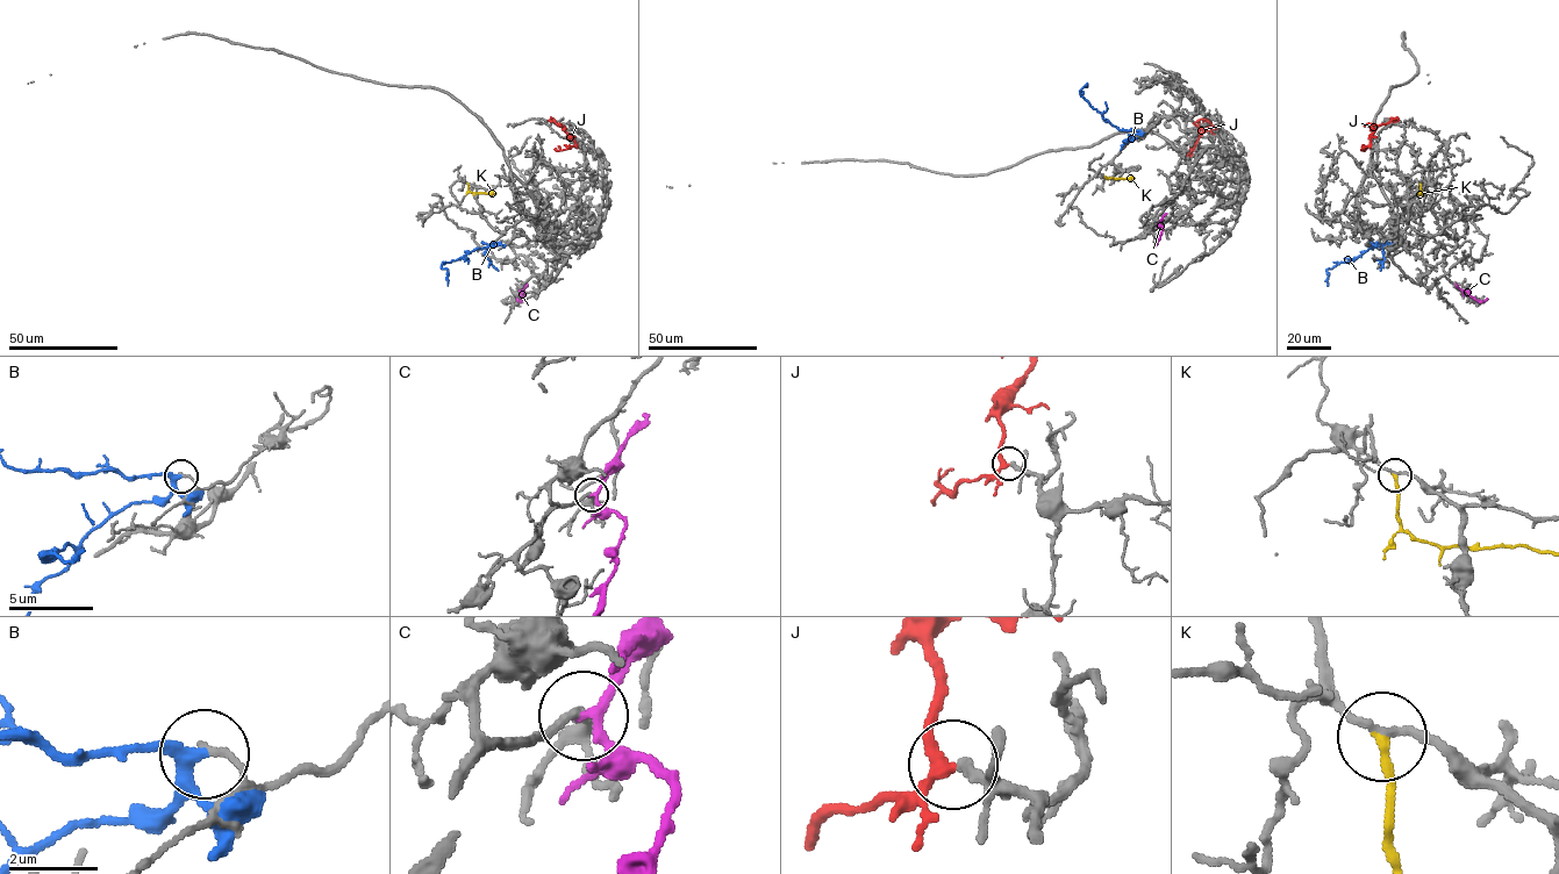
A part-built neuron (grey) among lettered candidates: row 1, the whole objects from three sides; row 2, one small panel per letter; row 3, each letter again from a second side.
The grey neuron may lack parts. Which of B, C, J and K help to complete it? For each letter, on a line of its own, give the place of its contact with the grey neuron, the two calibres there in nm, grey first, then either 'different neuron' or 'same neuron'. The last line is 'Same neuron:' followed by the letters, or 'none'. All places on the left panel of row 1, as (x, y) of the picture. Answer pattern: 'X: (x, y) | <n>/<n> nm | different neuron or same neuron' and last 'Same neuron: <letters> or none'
B: (502, 244) | 130/190 nm | different neuron
C: (520, 291) | 190/220 nm | different neuron
J: (577, 144) | 240/240 nm | same neuron
K: (467, 184) | 170/200 nm | different neuron
Same neuron: J

